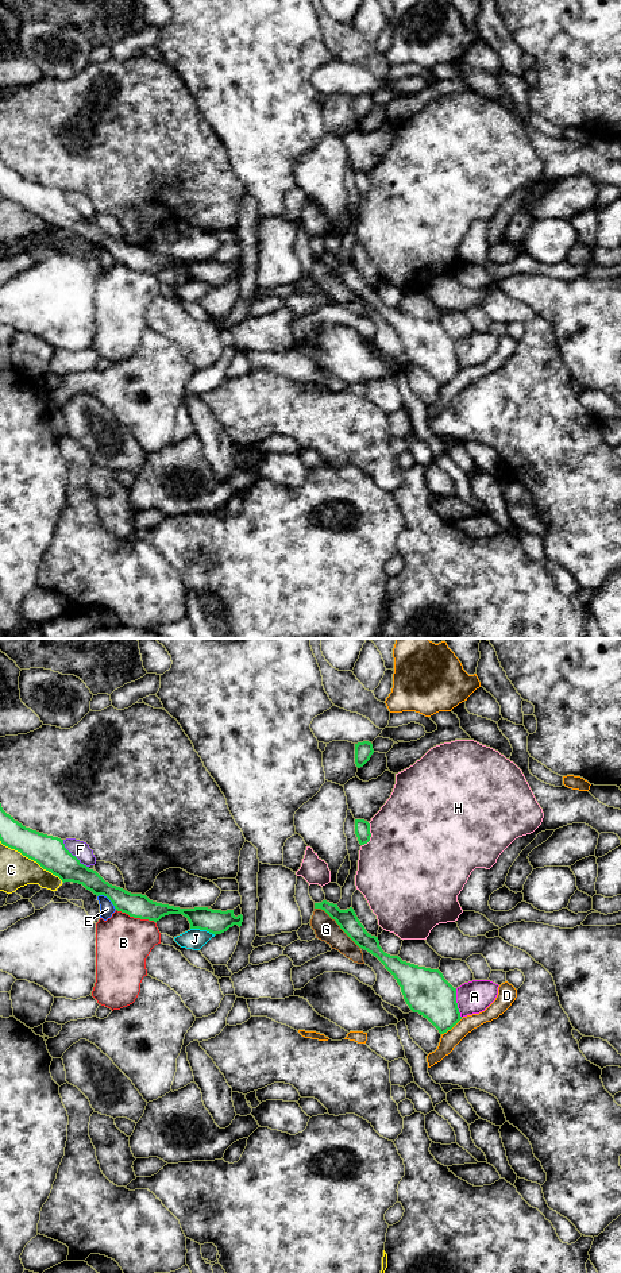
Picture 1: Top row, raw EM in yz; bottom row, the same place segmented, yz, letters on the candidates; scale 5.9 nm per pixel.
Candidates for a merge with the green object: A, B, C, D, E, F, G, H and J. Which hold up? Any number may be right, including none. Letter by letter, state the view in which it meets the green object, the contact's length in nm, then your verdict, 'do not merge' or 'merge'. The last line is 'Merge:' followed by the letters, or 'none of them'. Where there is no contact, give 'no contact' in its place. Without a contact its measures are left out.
A: meets green in yz; contact 180 nm long; do not merge
B: meets green in yz; contact 240 nm long; do not merge
C: meets green in yz; contact 440 nm long; do not merge
D: meets green in yz; contact 160 nm long; do not merge
E: meets green in yz; contact 150 nm long; do not merge
F: meets green in yz; contact 220 nm long; do not merge
G: meets green in yz; contact 360 nm long; do not merge
H: meets green in yz; contact 150 nm long; do not merge
J: meets green in yz; contact 160 nm long; do not merge
Merge: none of them

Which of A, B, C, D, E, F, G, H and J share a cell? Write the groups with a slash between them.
A / B / C / D / E / F / G / H / J

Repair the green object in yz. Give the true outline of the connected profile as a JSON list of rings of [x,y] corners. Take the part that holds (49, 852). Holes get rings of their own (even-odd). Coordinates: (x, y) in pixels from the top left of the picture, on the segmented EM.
[[[0,803],[0,841],[3,845],[20,852],[36,861],[43,869],[58,876],[63,883],[82,884],[94,895],[107,896],[117,911],[130,917],[159,921],[169,914],[182,914],[190,929],[221,934],[234,925],[242,926],[243,915],[234,915],[234,910],[212,910],[208,907],[180,909],[150,900],[146,895],[131,894],[105,882],[96,871],[80,863],[63,844],[63,840],[47,836],[23,826],[7,814]]]

